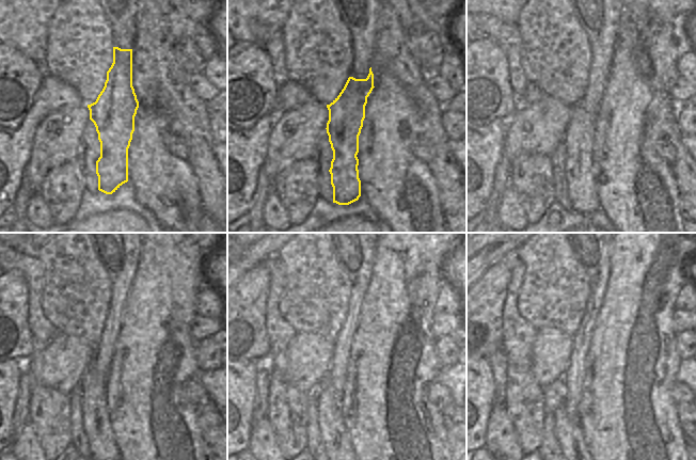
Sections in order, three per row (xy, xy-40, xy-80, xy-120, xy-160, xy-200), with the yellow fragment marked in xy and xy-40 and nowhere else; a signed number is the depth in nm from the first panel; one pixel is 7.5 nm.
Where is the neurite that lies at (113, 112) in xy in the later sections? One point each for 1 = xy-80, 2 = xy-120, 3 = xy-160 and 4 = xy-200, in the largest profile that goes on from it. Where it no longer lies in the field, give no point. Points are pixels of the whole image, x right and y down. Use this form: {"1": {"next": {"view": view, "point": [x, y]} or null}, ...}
{"1": {"next": {"view": "xy-80", "point": [579, 137]}}, "2": {"next": {"view": "xy-120", "point": [96, 424]}}, "3": {"next": {"view": "xy-160", "point": [335, 439]}}, "4": {"next": {"view": "xy-200", "point": [569, 433]}}}

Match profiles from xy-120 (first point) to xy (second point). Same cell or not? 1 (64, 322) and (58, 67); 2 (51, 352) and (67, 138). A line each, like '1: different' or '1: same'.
1: same
2: same

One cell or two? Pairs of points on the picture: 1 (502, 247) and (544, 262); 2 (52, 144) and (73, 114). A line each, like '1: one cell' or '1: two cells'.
1: two cells
2: one cell

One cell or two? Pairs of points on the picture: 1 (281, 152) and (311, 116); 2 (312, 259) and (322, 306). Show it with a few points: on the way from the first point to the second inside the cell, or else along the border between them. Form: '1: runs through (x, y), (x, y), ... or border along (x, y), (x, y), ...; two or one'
1: runs through (287, 143), (304, 125); one
2: runs through (312, 271), (316, 295); one

